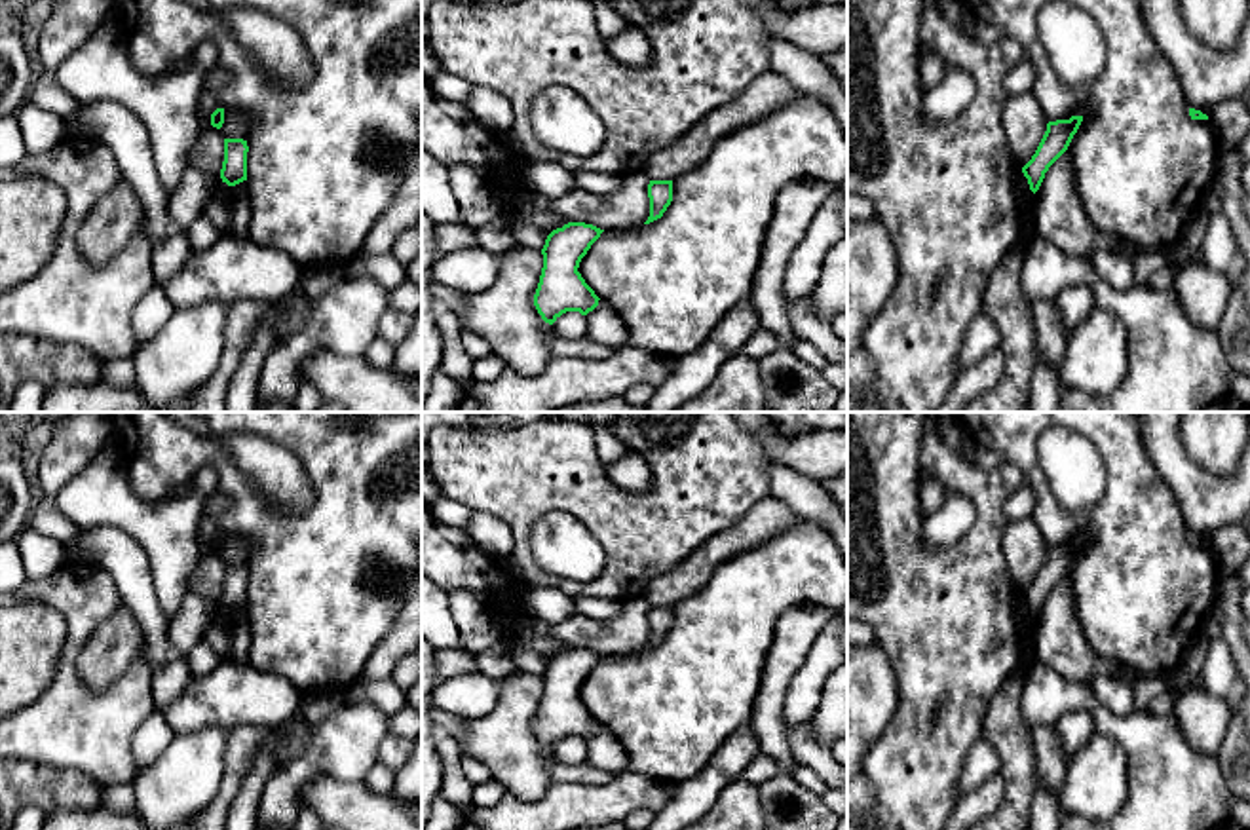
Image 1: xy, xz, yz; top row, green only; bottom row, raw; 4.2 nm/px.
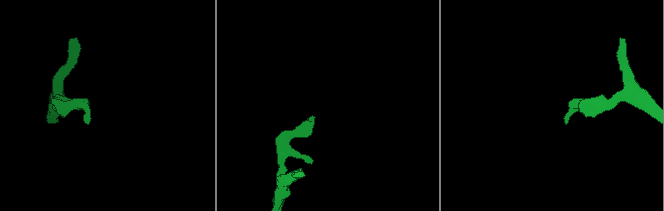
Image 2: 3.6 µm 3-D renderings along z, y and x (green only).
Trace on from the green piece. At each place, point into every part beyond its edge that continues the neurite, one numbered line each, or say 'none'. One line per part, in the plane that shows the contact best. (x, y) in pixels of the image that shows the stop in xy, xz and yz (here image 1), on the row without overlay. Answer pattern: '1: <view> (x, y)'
none

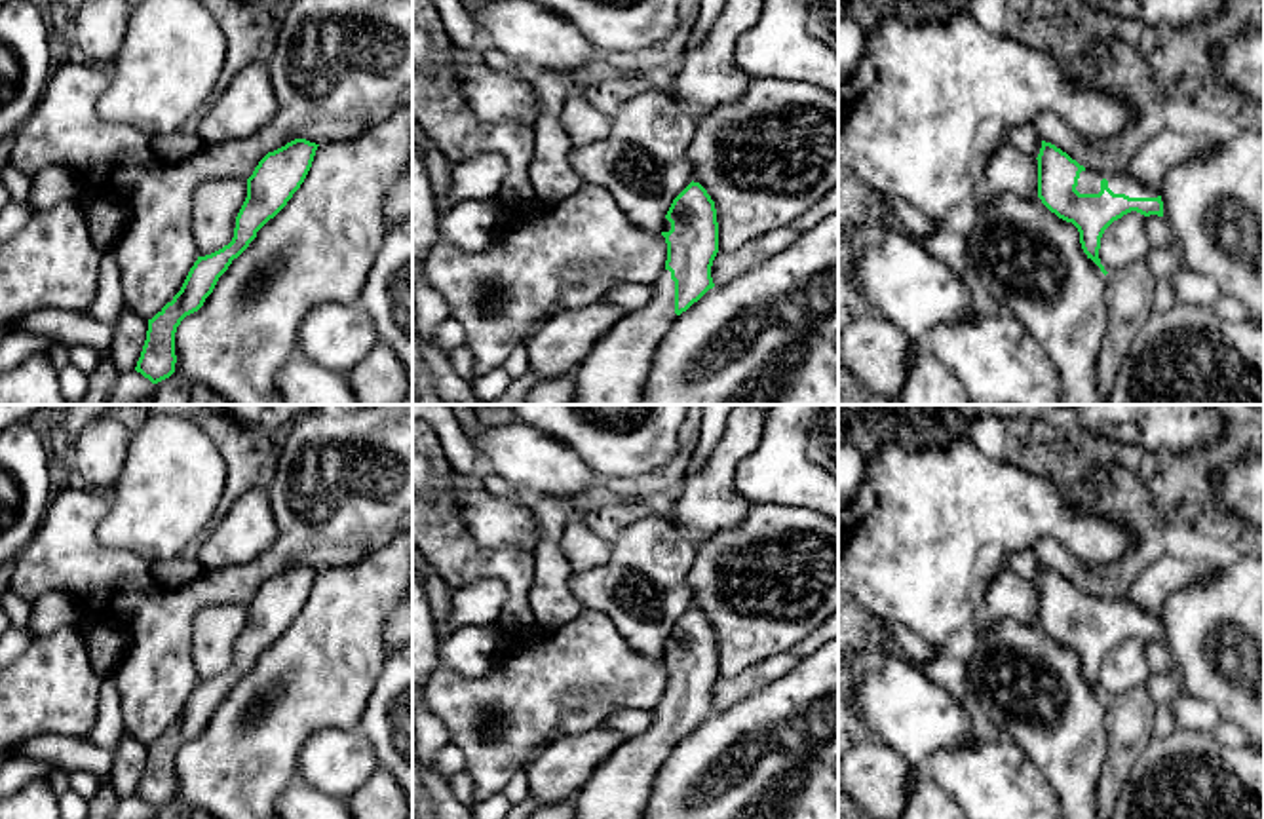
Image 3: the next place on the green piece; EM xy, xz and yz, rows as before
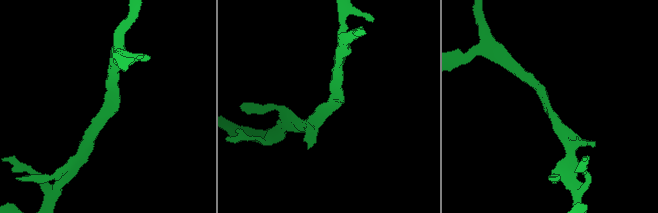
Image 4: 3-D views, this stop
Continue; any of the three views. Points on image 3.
1: yz (1090, 607)

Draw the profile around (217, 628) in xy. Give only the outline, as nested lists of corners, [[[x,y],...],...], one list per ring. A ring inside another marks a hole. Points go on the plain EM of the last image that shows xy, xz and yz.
[[[215,604],[194,619],[192,657],[198,680],[211,680],[234,663],[236,642],[247,623],[247,608]]]

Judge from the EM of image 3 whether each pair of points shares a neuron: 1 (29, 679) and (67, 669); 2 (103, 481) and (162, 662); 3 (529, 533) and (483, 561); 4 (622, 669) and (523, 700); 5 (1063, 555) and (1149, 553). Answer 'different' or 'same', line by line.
1: same
2: different
3: different
4: same
5: same

